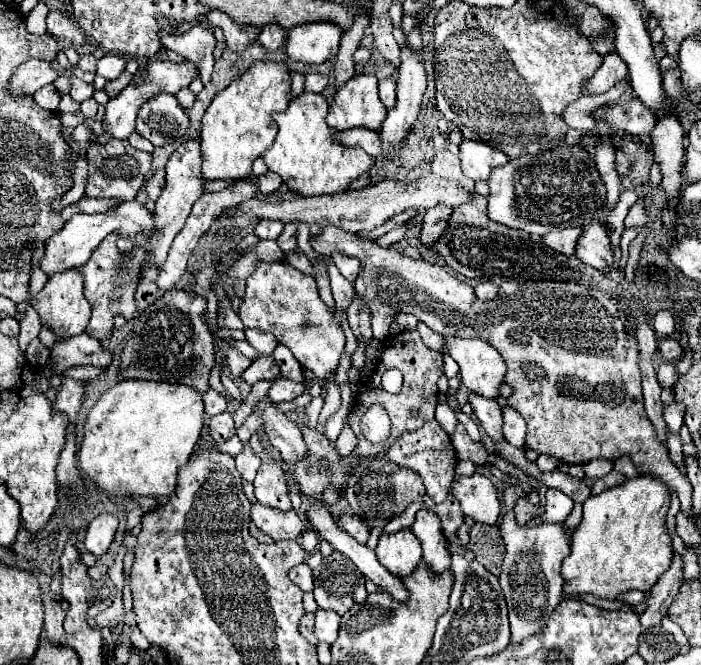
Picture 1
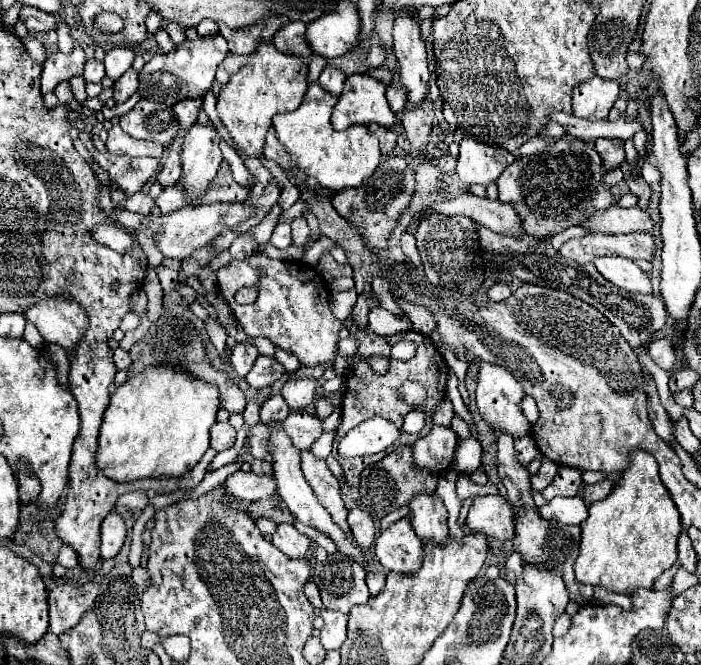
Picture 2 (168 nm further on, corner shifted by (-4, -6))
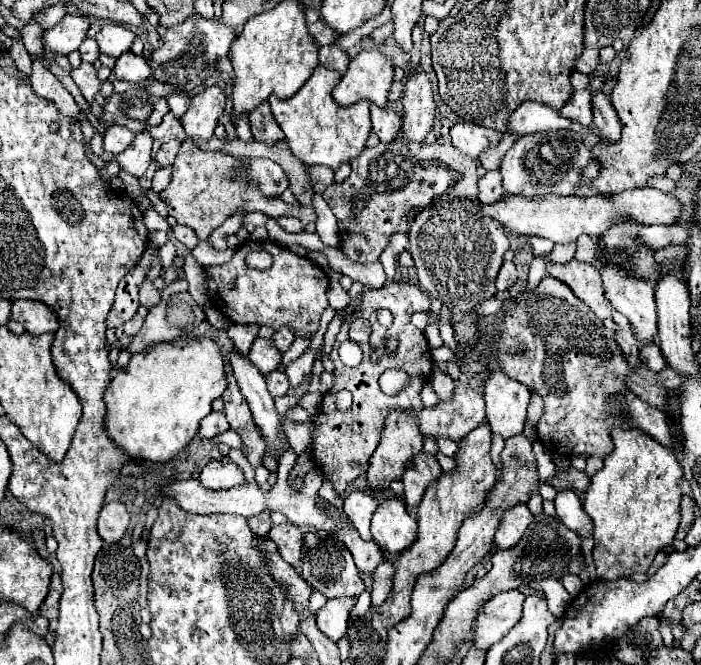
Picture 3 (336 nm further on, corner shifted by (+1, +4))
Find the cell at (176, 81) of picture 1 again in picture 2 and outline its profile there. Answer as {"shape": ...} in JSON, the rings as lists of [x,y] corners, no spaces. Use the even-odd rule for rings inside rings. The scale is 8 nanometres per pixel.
{"shape":[[[205,36],[197,40],[187,40],[175,46],[173,52],[159,54],[143,66],[143,70],[139,72],[139,82],[145,82],[145,84],[139,86],[139,94],[145,96],[145,90],[143,90],[145,86],[147,90],[153,90],[153,98],[169,98],[169,106],[185,98],[197,98],[211,88],[215,70],[223,62],[227,52],[229,48],[223,36]]]}

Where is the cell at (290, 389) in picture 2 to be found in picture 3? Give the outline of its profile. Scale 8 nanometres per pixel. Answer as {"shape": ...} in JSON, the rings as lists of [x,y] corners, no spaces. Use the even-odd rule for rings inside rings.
{"shape":[[[308,348],[300,358],[292,360],[288,366],[286,366],[286,376],[290,380],[290,384],[296,388],[300,386],[312,372],[312,362],[314,362],[314,356],[316,352],[312,348]]]}

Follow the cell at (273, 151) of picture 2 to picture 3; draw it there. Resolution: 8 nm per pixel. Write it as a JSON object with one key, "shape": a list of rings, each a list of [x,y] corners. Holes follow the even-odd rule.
{"shape":[[[262,102],[258,108],[254,108],[254,112],[248,114],[250,122],[252,122],[252,134],[256,140],[260,142],[286,142],[284,132],[278,128],[272,112],[270,112],[270,104]]]}

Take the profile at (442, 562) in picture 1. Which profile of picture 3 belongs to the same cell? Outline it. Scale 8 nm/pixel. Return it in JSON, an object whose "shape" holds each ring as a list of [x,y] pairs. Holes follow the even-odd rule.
{"shape":[[[420,452],[414,458],[414,464],[410,464],[410,468],[406,468],[406,472],[402,476],[404,502],[406,502],[408,510],[414,510],[414,506],[420,504],[426,486],[434,484],[440,474],[442,474],[442,468],[440,468],[436,456]]]}

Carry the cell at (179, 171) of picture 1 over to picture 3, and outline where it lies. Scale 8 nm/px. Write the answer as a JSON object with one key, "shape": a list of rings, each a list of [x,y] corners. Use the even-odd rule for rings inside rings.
{"shape":[[[210,86],[204,92],[192,96],[186,114],[180,118],[188,138],[192,140],[210,140],[218,118],[226,108],[226,96],[220,86]]]}

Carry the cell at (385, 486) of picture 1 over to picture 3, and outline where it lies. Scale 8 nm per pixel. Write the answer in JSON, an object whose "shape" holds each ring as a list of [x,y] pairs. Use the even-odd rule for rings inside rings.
{"shape":[[[390,408],[388,416],[384,420],[384,430],[382,430],[378,448],[374,450],[374,454],[370,458],[370,468],[366,472],[368,486],[370,486],[368,492],[374,494],[374,492],[388,490],[390,482],[402,478],[408,462],[420,452],[422,452],[422,434],[420,434],[420,428],[418,428],[418,416],[414,412],[406,412],[406,410],[398,412],[396,408]]]}

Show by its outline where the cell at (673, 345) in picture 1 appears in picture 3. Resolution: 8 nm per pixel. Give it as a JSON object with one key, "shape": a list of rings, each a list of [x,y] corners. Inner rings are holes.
{"shape":[[[646,344],[644,348],[640,348],[638,356],[640,356],[640,360],[644,360],[646,368],[652,372],[660,372],[666,368],[666,360],[664,360],[664,356],[656,344]]]}

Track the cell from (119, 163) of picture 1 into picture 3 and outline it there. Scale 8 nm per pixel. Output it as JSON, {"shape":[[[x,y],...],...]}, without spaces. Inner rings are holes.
{"shape":[[[148,130],[136,132],[134,144],[116,156],[120,168],[124,168],[126,172],[132,172],[136,178],[140,178],[146,172],[148,164],[152,162],[152,142],[154,142],[154,138],[150,136]]]}

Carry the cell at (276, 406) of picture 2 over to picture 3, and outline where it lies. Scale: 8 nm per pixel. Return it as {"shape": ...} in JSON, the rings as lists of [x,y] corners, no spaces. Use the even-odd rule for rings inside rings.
{"shape":[[[274,370],[274,372],[266,374],[266,384],[268,384],[268,392],[272,396],[284,396],[288,392],[288,386],[290,386],[284,370]]]}

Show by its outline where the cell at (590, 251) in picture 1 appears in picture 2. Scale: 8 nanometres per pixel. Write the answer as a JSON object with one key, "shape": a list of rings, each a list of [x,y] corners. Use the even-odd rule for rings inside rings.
{"shape":[[[599,256],[593,260],[603,278],[627,292],[651,294],[651,282],[647,274],[629,258],[623,256]]]}

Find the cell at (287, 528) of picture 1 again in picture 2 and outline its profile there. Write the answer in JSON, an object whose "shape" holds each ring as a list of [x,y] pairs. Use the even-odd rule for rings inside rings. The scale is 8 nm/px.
{"shape":[[[287,522],[277,524],[277,530],[271,536],[271,542],[281,552],[285,552],[289,558],[303,558],[303,556],[307,556],[307,550],[309,550],[309,544],[311,544],[305,534],[301,534],[293,524],[287,524]]]}

